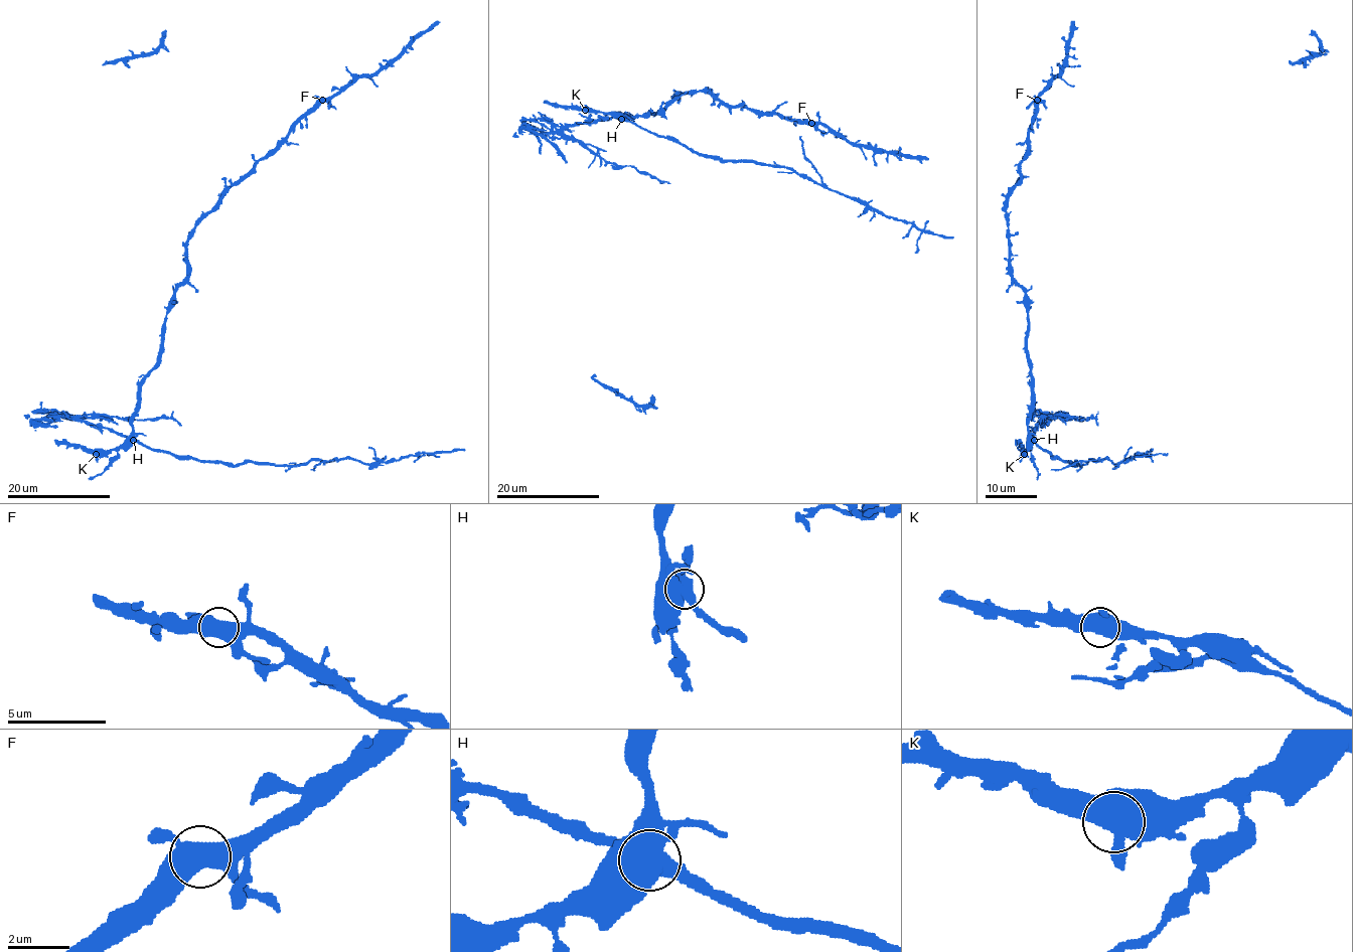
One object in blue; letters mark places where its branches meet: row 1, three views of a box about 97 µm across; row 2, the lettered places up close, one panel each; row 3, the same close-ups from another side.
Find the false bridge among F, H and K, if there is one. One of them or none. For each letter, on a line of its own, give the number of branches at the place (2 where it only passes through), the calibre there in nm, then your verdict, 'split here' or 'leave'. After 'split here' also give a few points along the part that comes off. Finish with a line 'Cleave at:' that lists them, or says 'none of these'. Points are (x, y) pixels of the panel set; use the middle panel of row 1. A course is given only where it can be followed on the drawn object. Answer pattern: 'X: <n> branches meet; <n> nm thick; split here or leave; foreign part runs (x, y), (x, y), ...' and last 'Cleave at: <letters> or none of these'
F: 2 branches meet; 600 nm thick; leave
H: 3 branches meet; 600 nm thick; split here; foreign part runs (622, 119), (659, 135), (678, 139), (703, 155), (792, 167), (871, 207), (923, 230), (952, 239)
K: 3 branches meet; 550 nm thick; leave
Cleave at: H

